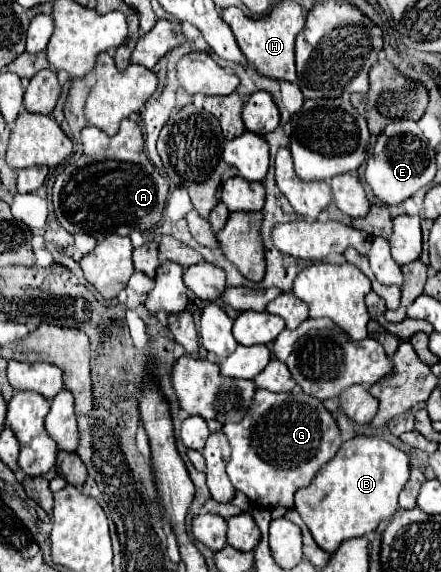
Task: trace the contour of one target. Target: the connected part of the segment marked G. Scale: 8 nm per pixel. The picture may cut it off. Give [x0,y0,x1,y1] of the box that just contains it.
[223,390,343,508]

